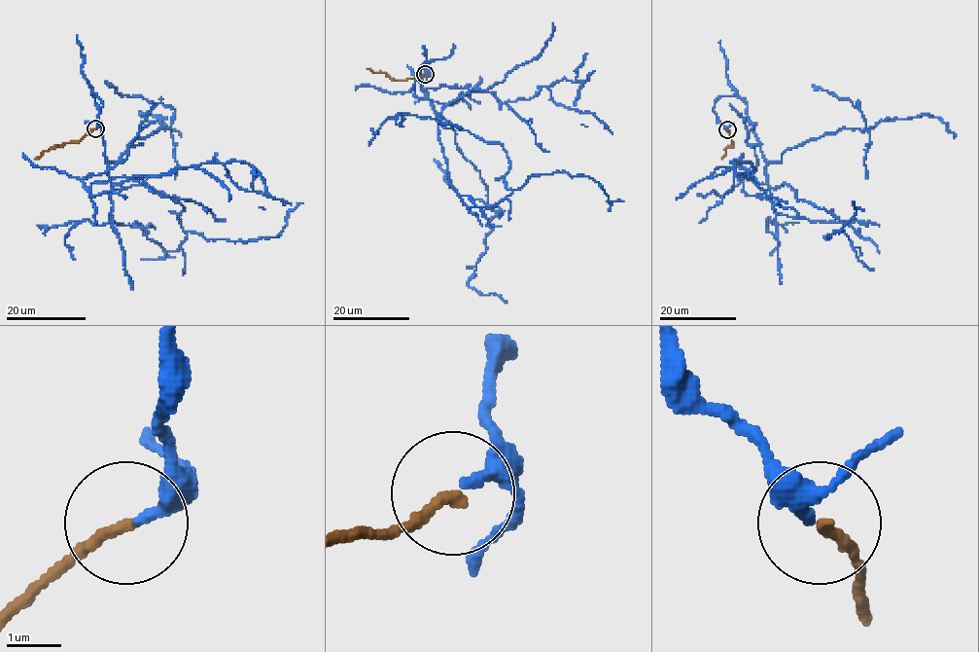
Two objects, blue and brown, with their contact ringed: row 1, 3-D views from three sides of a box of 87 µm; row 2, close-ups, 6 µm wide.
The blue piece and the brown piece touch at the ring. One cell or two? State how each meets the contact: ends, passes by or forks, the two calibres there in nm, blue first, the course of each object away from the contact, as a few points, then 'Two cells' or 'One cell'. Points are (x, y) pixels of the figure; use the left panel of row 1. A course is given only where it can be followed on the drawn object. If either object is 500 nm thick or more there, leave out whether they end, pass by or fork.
At the ring blue passes by. At the ring brown ends. Thickness 170 nm (blue) against 200 nm. Course of blue: (95, 128), (92, 91), (111, 186), (172, 198), (185, 232), (207, 239), (277, 235), (302, 202). Course of brown: (95, 128), (77, 142), (65, 142), (34, 160). One cell

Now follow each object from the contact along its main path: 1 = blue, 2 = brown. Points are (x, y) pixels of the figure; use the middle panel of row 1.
1: (425, 73), (432, 59), (421, 87), (437, 112), (503, 146), (506, 189), (565, 171), (623, 201)
2: (425, 74), (407, 80), (393, 80), (384, 73), (367, 68)

